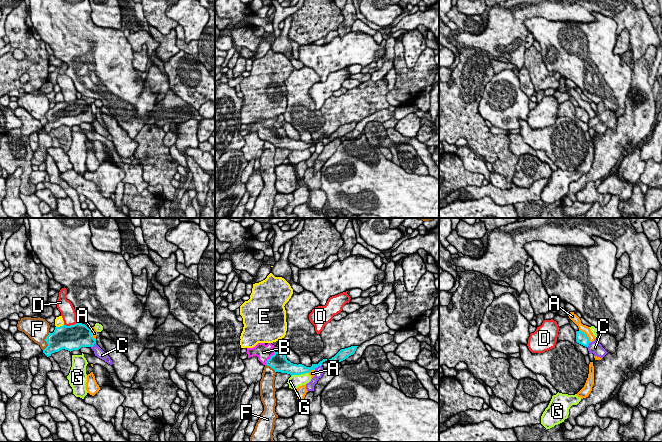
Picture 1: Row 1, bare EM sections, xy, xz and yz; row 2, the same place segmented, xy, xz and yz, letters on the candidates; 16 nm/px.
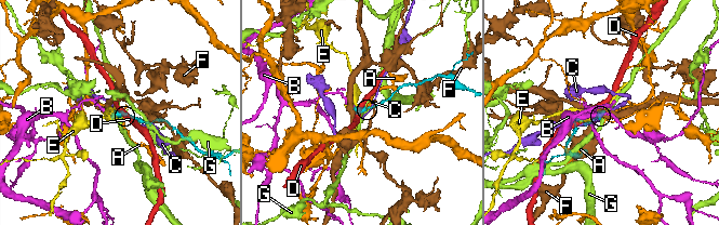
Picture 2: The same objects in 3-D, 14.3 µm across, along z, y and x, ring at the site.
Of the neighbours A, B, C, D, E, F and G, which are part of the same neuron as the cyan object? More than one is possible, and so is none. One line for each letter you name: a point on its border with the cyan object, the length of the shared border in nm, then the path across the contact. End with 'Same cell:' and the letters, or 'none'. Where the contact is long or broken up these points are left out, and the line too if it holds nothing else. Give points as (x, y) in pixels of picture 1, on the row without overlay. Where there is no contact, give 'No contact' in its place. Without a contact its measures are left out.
B: Touches cyan at xz (270, 134). Shared border 260 nm. Path across: xz (278, 137), (270, 134), (263, 128)
Same cell: B

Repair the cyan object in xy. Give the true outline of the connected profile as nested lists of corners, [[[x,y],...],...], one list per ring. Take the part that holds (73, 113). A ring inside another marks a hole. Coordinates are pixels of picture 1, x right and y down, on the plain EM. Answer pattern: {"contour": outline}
{"contour": [[[82,99],[55,103],[54,108],[49,109],[45,117],[48,122],[43,126],[43,129],[47,133],[62,125],[71,128],[79,126],[81,123],[93,123],[96,120],[96,115],[92,113],[91,105]]]}

